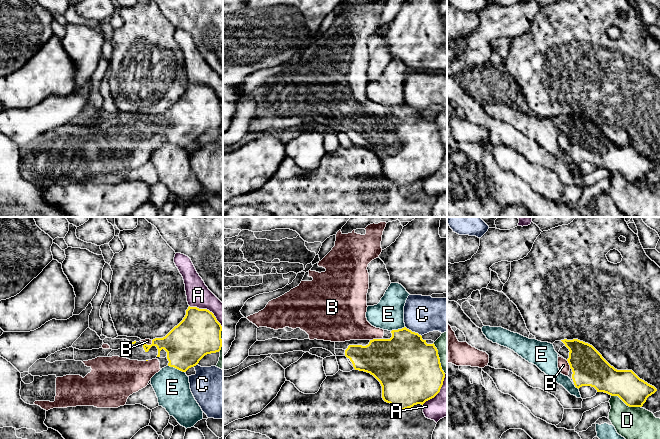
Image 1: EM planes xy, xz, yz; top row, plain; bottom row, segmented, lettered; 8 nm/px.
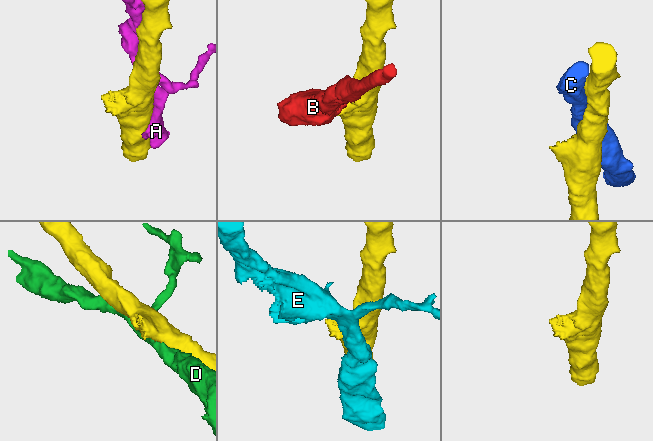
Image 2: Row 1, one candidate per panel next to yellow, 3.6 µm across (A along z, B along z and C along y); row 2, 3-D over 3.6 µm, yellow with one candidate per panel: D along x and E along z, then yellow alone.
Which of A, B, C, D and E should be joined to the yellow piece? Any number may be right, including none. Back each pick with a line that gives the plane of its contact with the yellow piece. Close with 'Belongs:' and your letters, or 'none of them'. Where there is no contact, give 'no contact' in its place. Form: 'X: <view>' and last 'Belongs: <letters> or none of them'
B: xz
Belongs: B

